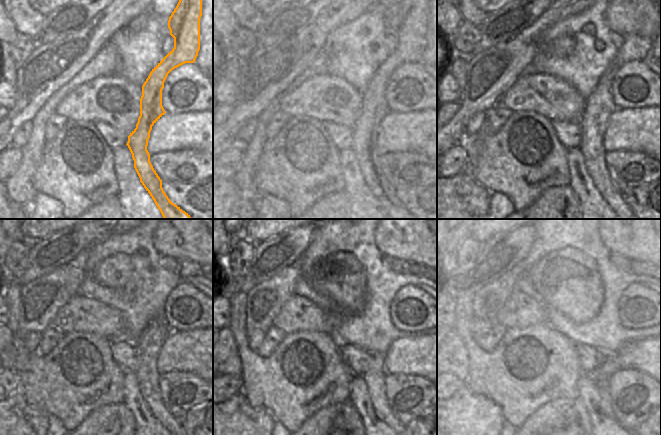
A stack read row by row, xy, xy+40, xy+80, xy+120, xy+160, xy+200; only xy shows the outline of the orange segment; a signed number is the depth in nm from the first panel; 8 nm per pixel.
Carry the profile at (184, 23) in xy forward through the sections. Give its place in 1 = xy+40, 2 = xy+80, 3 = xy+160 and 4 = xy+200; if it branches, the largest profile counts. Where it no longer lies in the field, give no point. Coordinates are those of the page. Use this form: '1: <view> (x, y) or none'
1: xy+40 (411, 34)
2: xy+80 (600, 105)
3: xy+160 (374, 377)
4: xy+200 (605, 403)

